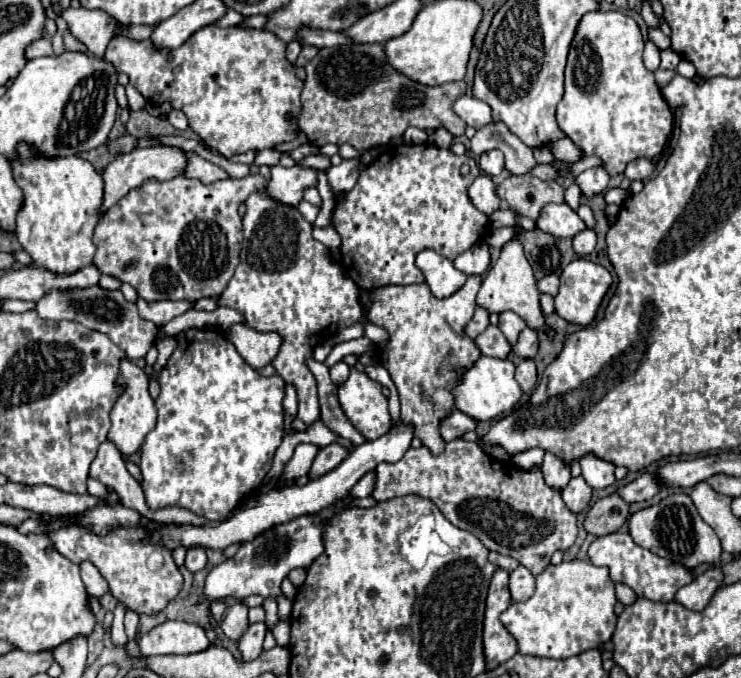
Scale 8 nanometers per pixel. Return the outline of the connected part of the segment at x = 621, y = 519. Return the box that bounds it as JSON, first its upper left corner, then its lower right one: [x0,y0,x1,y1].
[584,494,630,536]

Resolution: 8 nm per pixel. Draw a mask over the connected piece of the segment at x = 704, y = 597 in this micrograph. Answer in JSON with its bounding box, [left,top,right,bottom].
[674,568,722,612]

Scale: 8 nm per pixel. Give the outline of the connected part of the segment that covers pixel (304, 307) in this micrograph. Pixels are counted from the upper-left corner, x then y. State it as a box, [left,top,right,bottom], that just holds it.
[216,190,364,424]

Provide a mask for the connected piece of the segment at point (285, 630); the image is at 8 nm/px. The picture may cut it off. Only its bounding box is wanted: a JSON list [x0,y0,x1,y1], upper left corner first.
[274,622,290,646]

